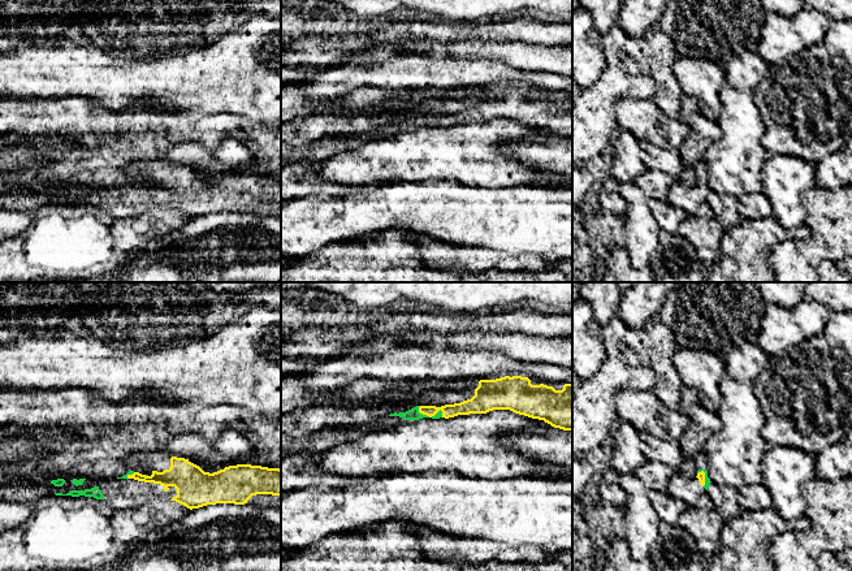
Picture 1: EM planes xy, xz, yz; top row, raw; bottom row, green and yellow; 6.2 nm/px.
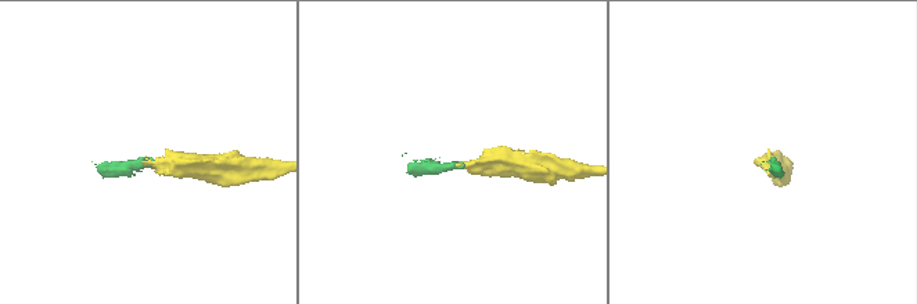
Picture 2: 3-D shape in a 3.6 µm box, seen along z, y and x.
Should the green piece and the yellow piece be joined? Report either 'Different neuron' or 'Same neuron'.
Same neuron

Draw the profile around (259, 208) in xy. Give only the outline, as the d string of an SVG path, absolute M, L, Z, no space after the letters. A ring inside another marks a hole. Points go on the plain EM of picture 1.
M256 203L252 204L247 212L260 216L281 216L281 204Z

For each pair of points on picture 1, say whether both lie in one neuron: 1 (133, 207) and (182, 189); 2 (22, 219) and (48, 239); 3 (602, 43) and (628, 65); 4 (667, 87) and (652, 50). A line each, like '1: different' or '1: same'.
1: same
2: different
3: same
4: same

